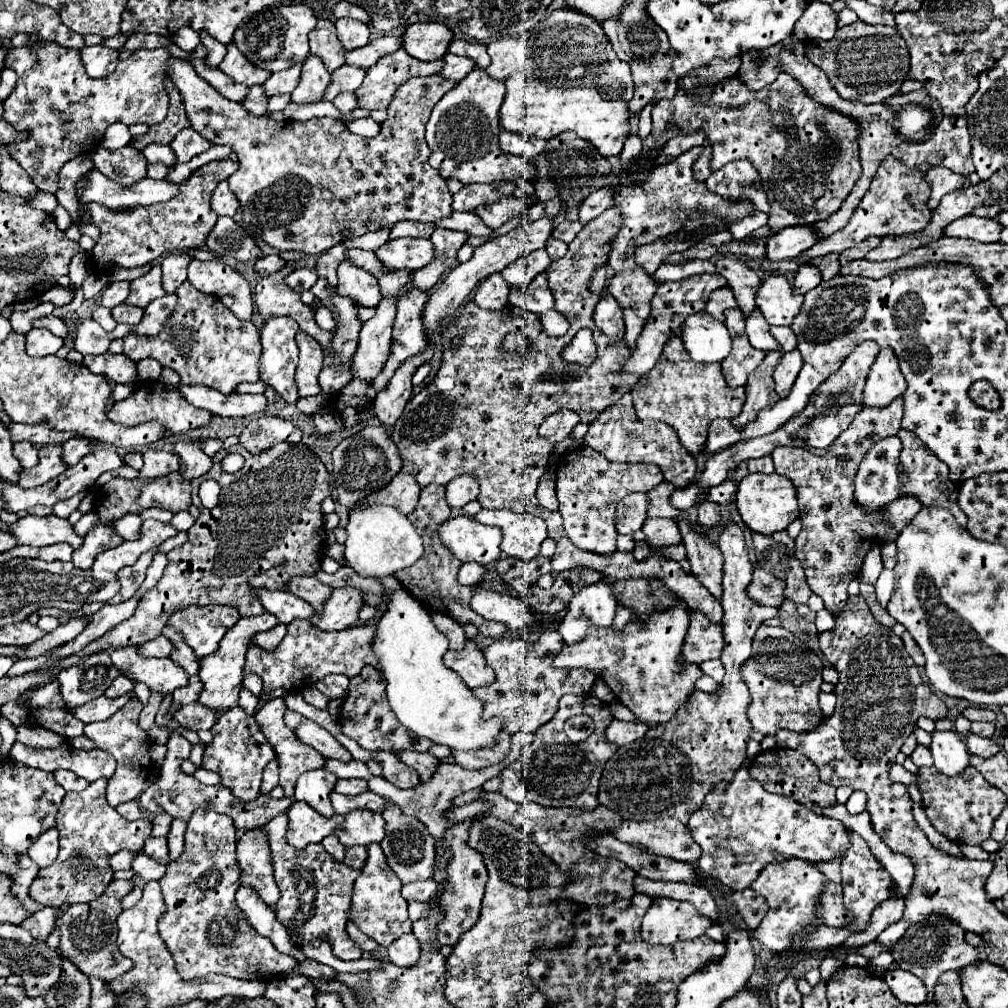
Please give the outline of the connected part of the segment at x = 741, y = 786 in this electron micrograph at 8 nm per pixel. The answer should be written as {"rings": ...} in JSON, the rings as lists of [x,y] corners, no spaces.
{"rings":[[[745,765],[735,771],[733,781],[715,785],[701,809],[689,817],[687,827],[701,847],[701,857],[697,859],[699,869],[733,891],[749,887],[767,863],[789,857],[799,857],[811,863],[829,861],[835,855],[843,855],[849,847],[847,829],[839,821],[815,815],[789,797],[767,793],[759,781],[749,777]]]}

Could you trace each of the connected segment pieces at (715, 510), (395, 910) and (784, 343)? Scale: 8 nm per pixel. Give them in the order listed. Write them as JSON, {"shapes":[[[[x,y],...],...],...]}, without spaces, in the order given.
{"shapes":[[[[701,499],[697,503],[697,513],[699,513],[699,523],[701,525],[717,525],[721,521],[721,511],[719,511],[719,505],[709,501],[709,499]]],[[[379,843],[367,845],[367,861],[361,869],[361,875],[357,877],[353,885],[353,895],[351,895],[351,909],[349,909],[349,919],[369,937],[373,937],[379,945],[387,947],[393,943],[397,937],[411,933],[411,921],[407,915],[407,901],[401,897],[401,881],[389,869],[389,863],[385,861],[385,855],[379,847]]],[[[771,327],[771,335],[779,341],[783,351],[793,351],[797,347],[797,337],[793,337],[789,327]]]]}

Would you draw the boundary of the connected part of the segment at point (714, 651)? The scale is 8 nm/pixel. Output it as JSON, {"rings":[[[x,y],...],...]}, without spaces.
{"rings":[[[691,613],[691,625],[685,637],[683,659],[689,663],[703,663],[707,659],[719,659],[723,649],[723,631],[713,625],[703,613]]]}

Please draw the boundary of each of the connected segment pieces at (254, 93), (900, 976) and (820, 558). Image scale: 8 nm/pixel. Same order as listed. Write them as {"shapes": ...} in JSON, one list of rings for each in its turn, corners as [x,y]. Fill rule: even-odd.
{"shapes":[[[[253,85],[249,87],[249,93],[245,95],[245,101],[241,101],[245,105],[245,109],[253,115],[263,115],[267,109],[267,97],[263,93],[261,85]]],[[[889,969],[885,973],[885,981],[901,1003],[909,1003],[909,1005],[925,1003],[925,995],[927,995],[925,985],[921,979],[913,977],[913,973],[903,969]]],[[[897,397],[883,409],[863,407],[853,423],[833,441],[825,455],[811,455],[803,449],[793,447],[777,447],[771,453],[777,473],[789,477],[789,481],[795,485],[803,523],[801,533],[795,539],[795,555],[805,569],[805,577],[813,593],[827,599],[827,611],[845,607],[847,585],[861,573],[863,557],[867,555],[867,543],[885,543],[873,533],[873,519],[889,521],[889,525],[901,531],[921,511],[921,503],[913,497],[899,497],[897,501],[885,505],[885,509],[879,509],[879,513],[865,513],[865,509],[853,501],[853,477],[857,475],[859,463],[879,439],[895,435],[901,429],[903,405],[903,397]]]]}

